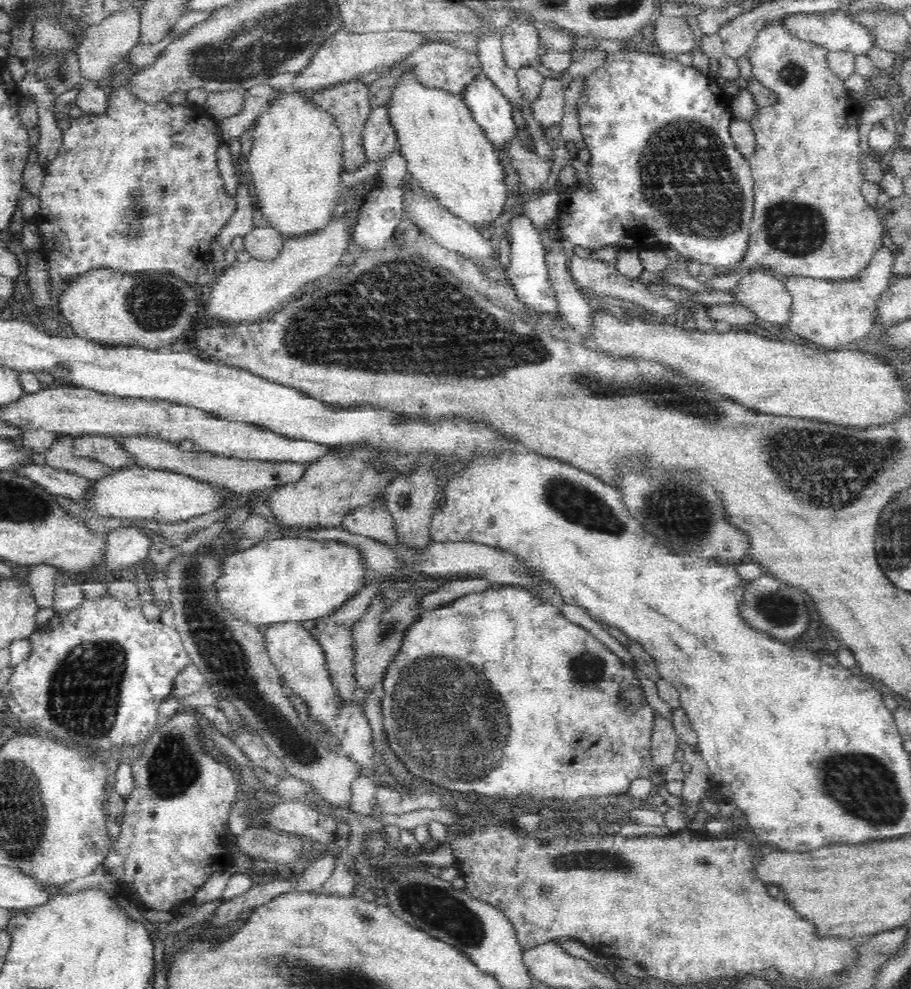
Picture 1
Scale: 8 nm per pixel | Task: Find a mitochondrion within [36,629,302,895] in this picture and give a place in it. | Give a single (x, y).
(83, 697)

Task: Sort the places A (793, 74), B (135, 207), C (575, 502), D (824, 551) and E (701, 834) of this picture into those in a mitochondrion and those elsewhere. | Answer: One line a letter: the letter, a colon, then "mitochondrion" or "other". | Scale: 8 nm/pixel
A: mitochondrion
B: mitochondrion
C: mitochondrion
D: other
E: other

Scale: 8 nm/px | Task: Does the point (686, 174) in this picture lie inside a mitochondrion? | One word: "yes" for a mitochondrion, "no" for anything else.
yes

